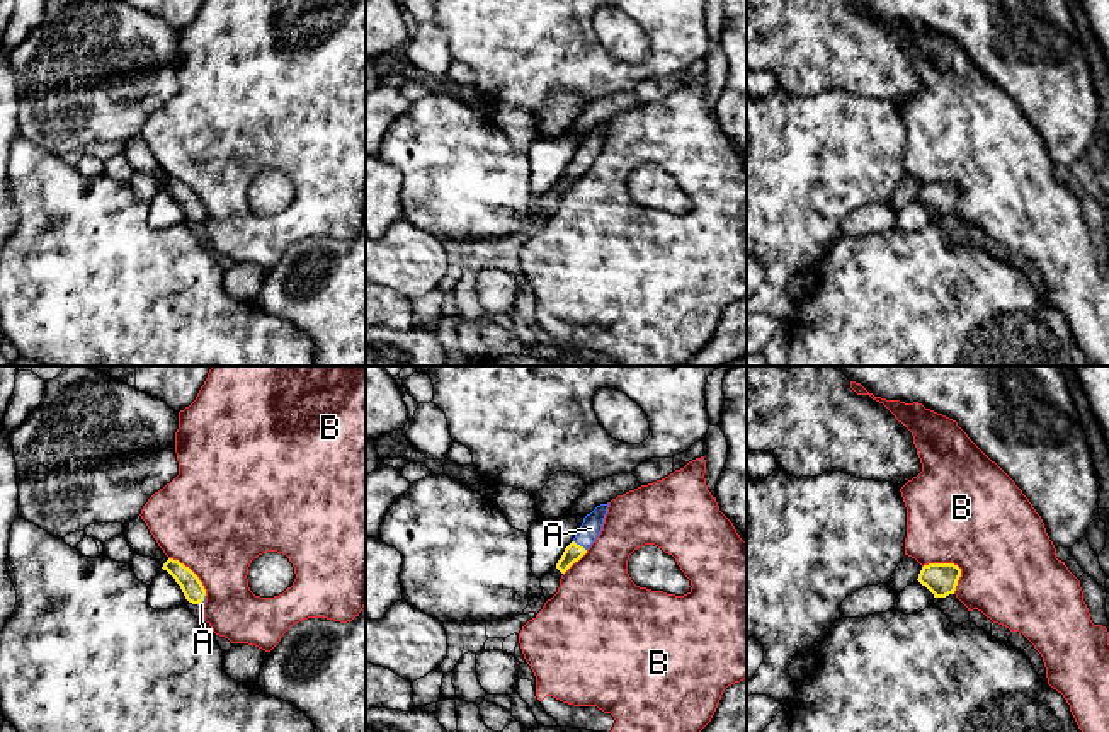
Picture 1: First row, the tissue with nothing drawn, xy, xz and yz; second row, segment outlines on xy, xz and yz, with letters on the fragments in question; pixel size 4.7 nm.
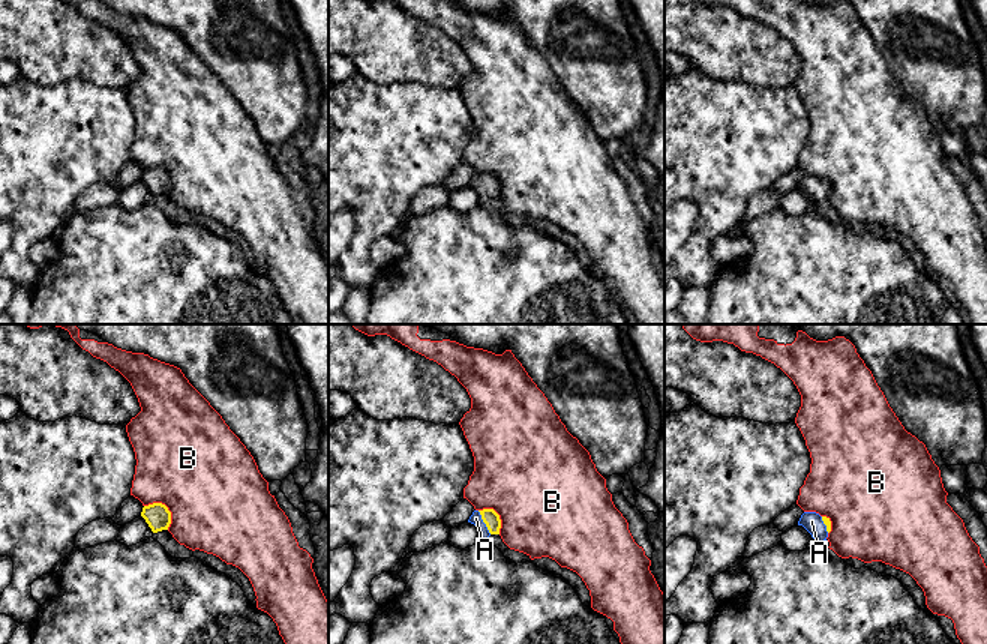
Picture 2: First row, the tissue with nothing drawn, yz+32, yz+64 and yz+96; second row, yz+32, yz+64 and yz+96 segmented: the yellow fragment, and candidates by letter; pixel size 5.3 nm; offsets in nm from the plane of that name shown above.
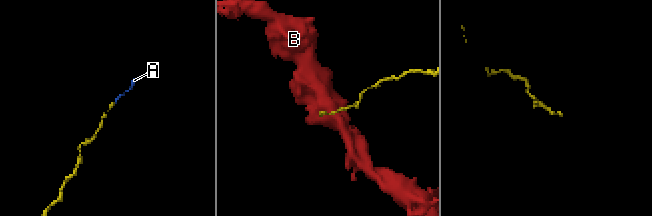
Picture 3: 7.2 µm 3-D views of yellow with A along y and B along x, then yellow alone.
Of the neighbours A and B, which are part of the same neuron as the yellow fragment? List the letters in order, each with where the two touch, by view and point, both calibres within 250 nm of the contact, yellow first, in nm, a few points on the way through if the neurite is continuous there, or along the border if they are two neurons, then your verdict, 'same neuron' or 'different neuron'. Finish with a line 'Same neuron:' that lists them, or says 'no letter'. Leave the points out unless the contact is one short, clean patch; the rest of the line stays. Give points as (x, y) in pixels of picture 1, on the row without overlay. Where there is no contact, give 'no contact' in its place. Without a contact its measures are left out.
A: contact xz (579, 164); calibres 90 and 100 nm; way xz (574, 171), (579, 164), (591, 147); same neuron
B: contact yz (953, 182); calibres 160 and 500 nm; different neuron
Same neuron: A

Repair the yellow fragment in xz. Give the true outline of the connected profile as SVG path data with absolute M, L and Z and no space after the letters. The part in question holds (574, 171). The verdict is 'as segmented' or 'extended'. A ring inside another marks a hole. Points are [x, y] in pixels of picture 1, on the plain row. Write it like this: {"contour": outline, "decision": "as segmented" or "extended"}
{"contour": "M609 121L600 123L583 136L583 141L578 146L573 160L565 167L561 177L556 182L556 187L561 192L565 192L575 180L578 180L587 172L595 157L600 153L607 126Z", "decision": "extended"}

